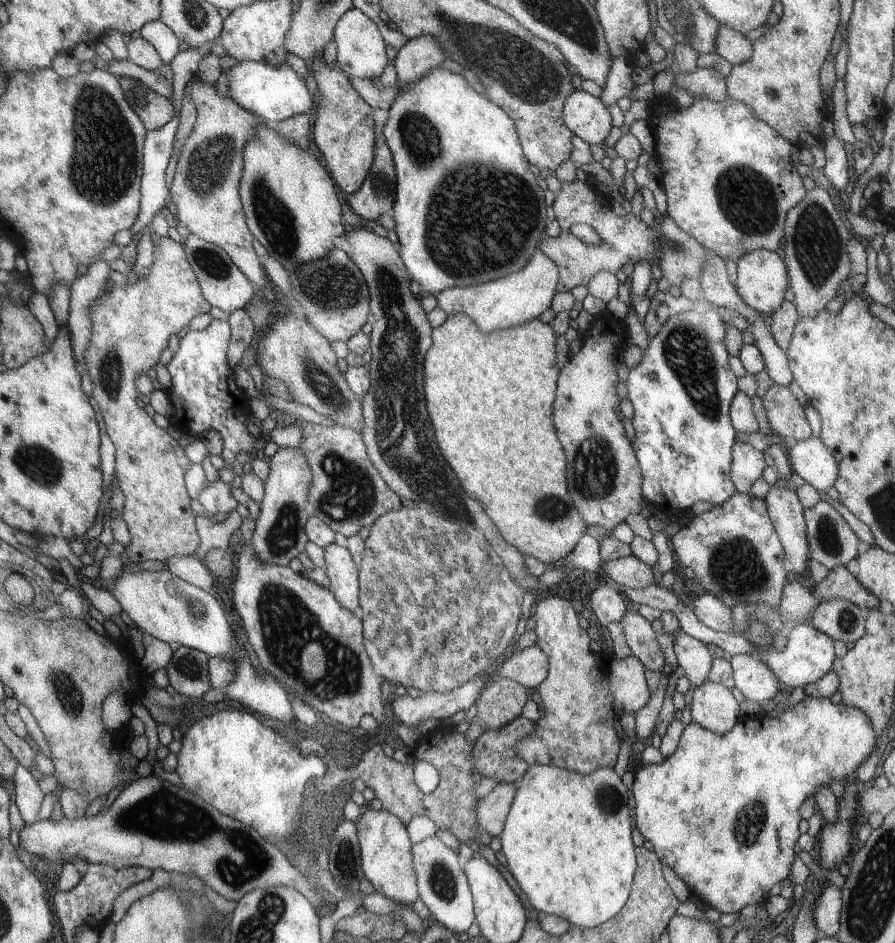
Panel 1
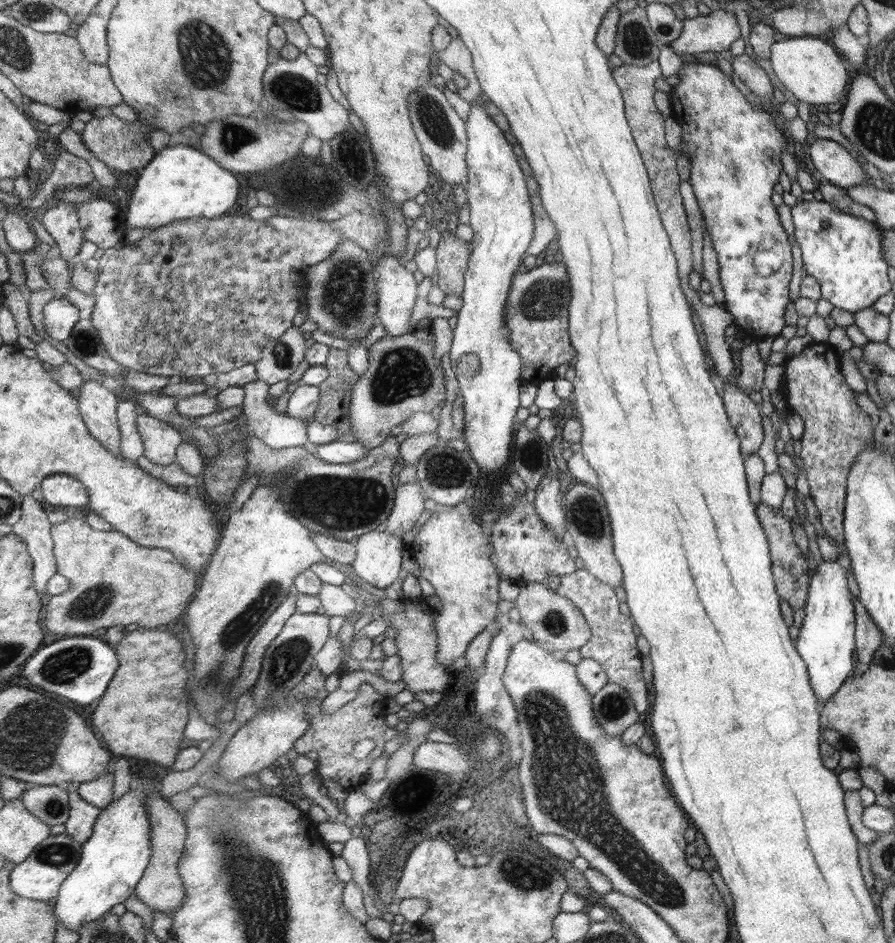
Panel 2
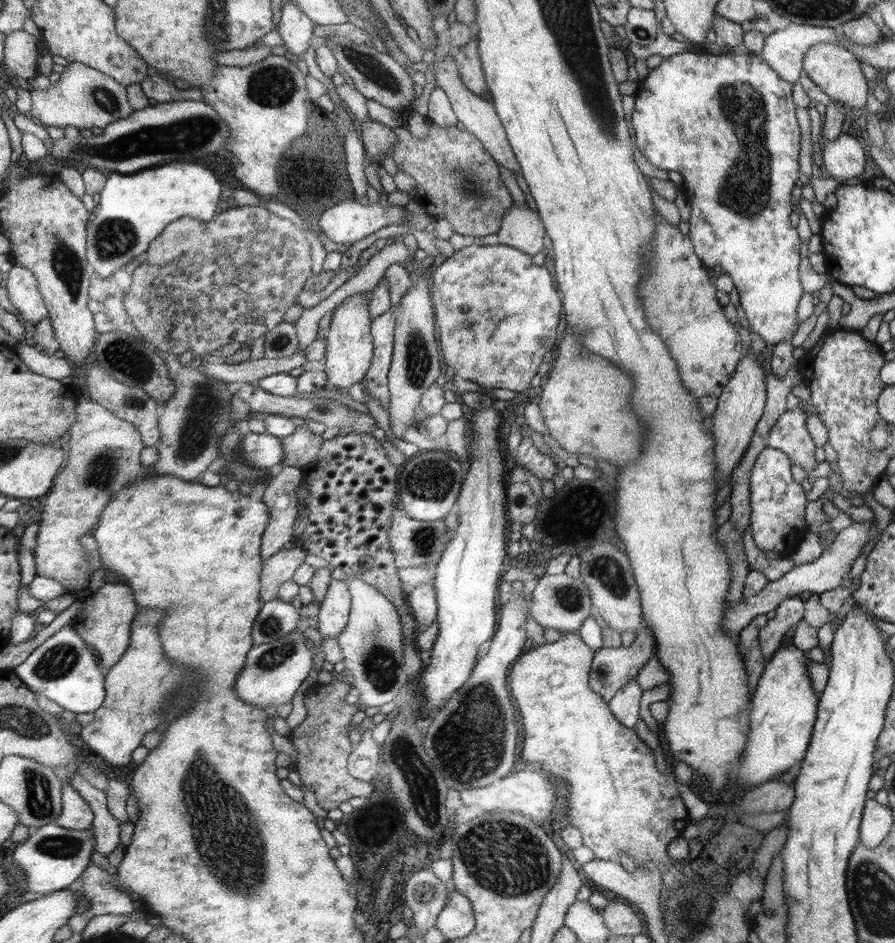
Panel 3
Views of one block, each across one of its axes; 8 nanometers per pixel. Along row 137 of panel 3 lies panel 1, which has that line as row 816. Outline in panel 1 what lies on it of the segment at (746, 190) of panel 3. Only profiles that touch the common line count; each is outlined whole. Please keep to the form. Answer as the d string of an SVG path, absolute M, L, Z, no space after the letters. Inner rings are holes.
M806 695L802 702L798 702L792 708L786 708L780 716L772 718L768 714L747 716L735 725L726 734L716 734L706 730L697 722L692 721L686 725L682 736L678 741L678 750L665 758L663 762L647 764L640 761L637 770L633 772L632 794L636 797L636 828L640 834L648 840L654 851L662 860L663 866L672 868L674 872L689 886L690 892L698 896L709 907L716 908L721 913L738 912L746 904L764 905L770 897L770 890L774 884L778 884L790 876L792 864L794 864L794 846L800 838L798 830L798 808L800 804L820 788L829 786L830 780L846 780L846 776L855 775L858 766L872 754L876 746L876 731L872 726L871 718L864 714L863 710L853 706L846 706L843 702L836 704L831 698L812 698Z

